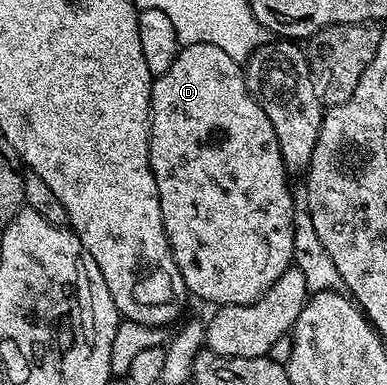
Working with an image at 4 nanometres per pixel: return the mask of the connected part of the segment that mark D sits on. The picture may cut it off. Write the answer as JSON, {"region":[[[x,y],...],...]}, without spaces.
{"region":[[[216,44],[182,46],[172,61],[172,66],[153,79],[150,88],[150,170],[154,174],[160,196],[160,212],[170,251],[176,260],[176,268],[180,268],[180,276],[186,289],[193,297],[195,294],[206,302],[214,302],[215,307],[252,304],[260,296],[264,296],[264,292],[268,292],[268,288],[272,288],[272,284],[276,284],[276,280],[280,280],[280,276],[284,276],[284,272],[290,269],[295,261],[294,194],[290,191],[291,179],[286,172],[284,156],[280,152],[272,120],[268,120],[264,108],[260,108],[260,104],[246,87],[243,67],[235,58],[228,56],[228,52],[216,48]]]}

